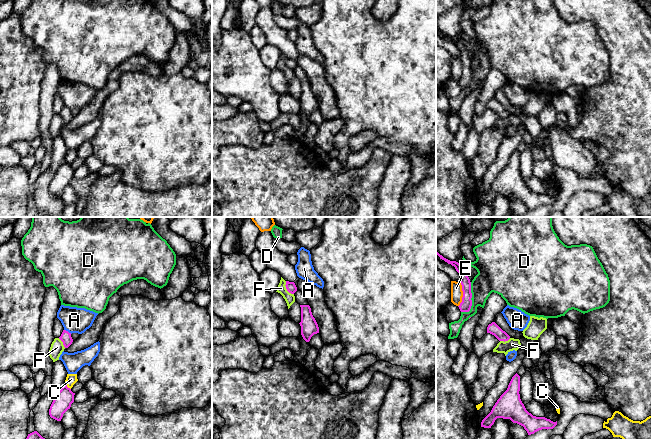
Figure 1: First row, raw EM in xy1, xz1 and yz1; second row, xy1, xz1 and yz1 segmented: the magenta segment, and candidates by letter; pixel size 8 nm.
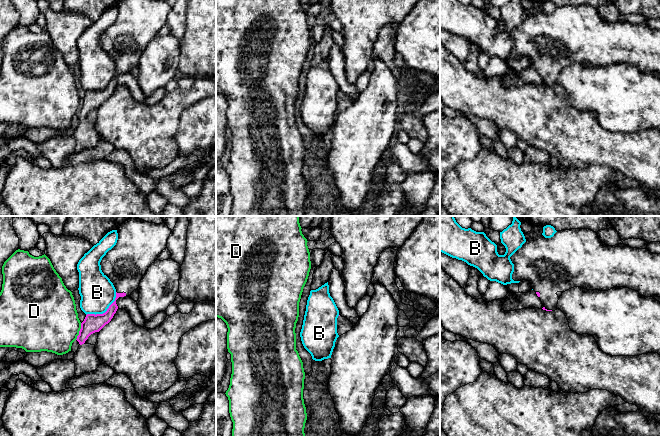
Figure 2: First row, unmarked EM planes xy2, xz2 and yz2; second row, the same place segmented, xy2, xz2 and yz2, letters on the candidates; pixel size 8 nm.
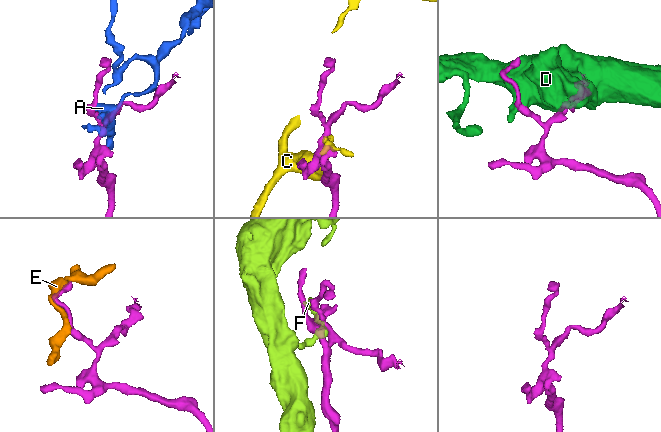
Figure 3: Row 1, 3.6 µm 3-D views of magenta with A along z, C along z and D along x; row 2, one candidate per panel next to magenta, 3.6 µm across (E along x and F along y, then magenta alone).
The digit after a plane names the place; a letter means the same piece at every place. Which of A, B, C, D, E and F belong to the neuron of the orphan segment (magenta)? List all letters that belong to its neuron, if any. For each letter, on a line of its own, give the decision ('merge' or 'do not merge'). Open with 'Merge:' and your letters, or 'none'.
Merge: none
A: do not merge
B: do not merge
C: do not merge
D: do not merge
E: do not merge
F: do not merge

